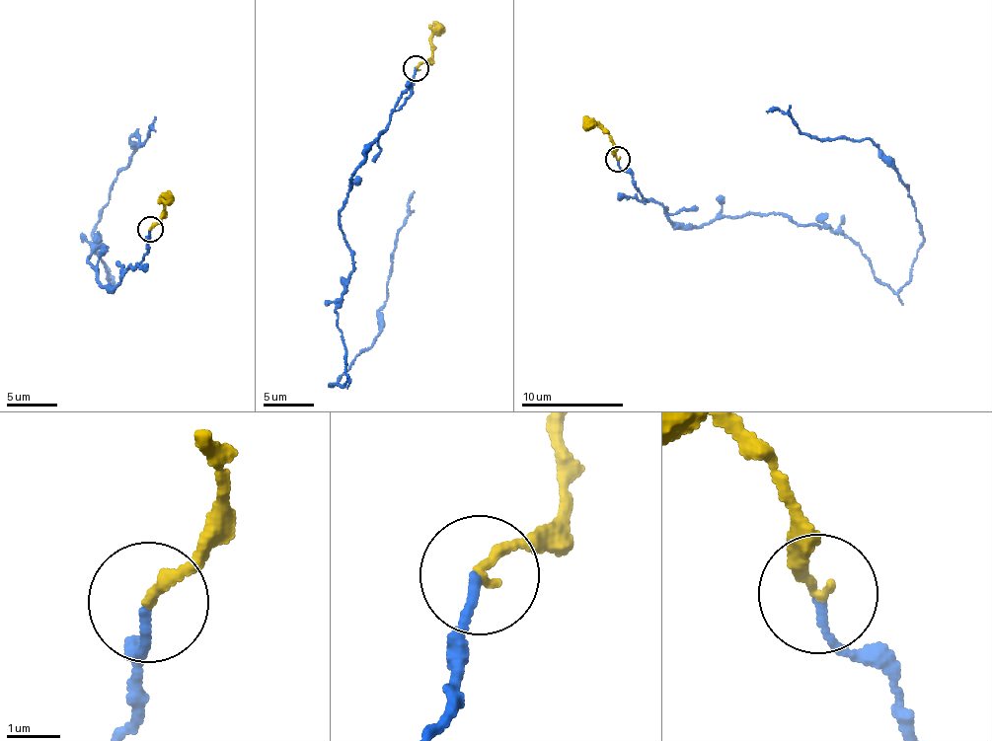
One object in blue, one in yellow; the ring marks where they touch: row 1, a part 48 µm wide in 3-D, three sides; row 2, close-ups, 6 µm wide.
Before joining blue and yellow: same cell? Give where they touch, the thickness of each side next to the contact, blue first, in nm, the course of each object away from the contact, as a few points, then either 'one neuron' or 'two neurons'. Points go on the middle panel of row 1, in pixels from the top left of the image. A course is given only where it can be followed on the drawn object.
at (416, 68); 140 nm thick on the blue side, 220 nm on the other; blue runs (417, 69), (340, 211), (352, 255), (338, 327), (347, 378), (332, 384), (380, 330), (413, 189); yellow runs (417, 69), (427, 62), (431, 55), (432, 21); two neurons

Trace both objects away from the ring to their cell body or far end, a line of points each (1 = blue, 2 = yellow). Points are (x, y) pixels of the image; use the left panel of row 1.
1: (150, 230), (144, 259), (103, 287), (96, 224), (130, 135), (139, 146), (153, 130)
2: (150, 230), (161, 219), (161, 193)

